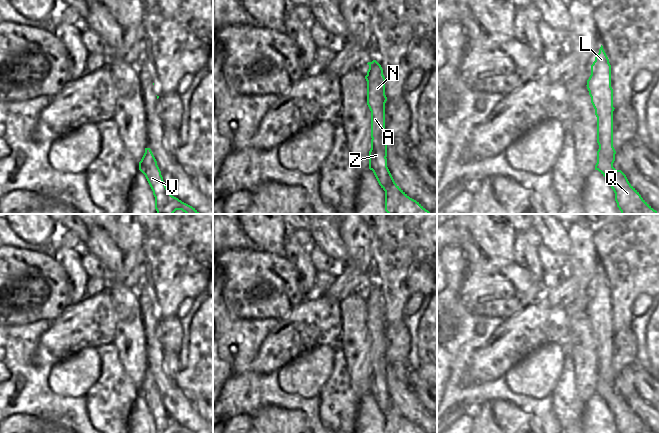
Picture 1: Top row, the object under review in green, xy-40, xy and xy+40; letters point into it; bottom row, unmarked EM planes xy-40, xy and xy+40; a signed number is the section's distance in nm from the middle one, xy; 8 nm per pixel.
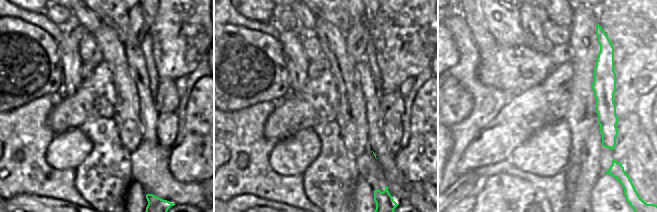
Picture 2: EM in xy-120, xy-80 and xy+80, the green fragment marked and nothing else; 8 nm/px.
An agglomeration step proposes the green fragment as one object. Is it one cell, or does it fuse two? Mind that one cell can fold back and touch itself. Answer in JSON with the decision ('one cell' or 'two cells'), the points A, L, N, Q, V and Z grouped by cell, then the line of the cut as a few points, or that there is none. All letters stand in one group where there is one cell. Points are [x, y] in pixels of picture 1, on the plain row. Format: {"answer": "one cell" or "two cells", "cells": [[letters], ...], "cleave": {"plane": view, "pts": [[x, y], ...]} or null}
{"answer": "two cells", "cells": [["A", "L", "N"], ["Q", "V", "Z"]], "cleave": {"plane": "xy+40", "pts": [[597, 361], [601, 366], [601, 374], [606, 379], [614, 382]]}}

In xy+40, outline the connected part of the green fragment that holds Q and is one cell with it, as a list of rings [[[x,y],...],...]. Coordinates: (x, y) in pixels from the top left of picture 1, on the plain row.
[[[597,362],[597,367],[599,373],[595,394],[598,394],[605,401],[613,413],[617,431],[619,433],[653,433],[629,407],[626,399],[613,391],[615,382],[610,382],[601,375],[600,362]]]

